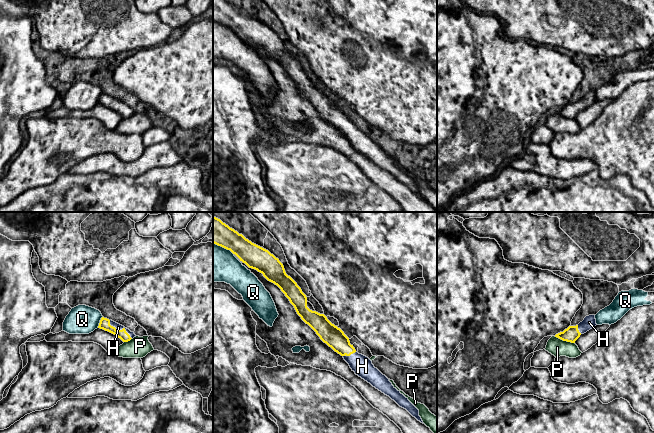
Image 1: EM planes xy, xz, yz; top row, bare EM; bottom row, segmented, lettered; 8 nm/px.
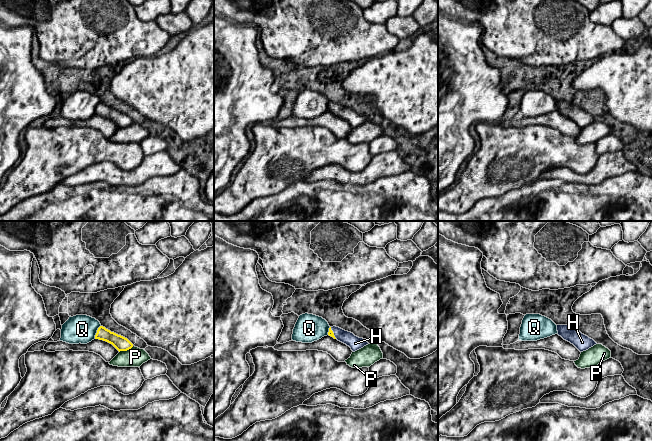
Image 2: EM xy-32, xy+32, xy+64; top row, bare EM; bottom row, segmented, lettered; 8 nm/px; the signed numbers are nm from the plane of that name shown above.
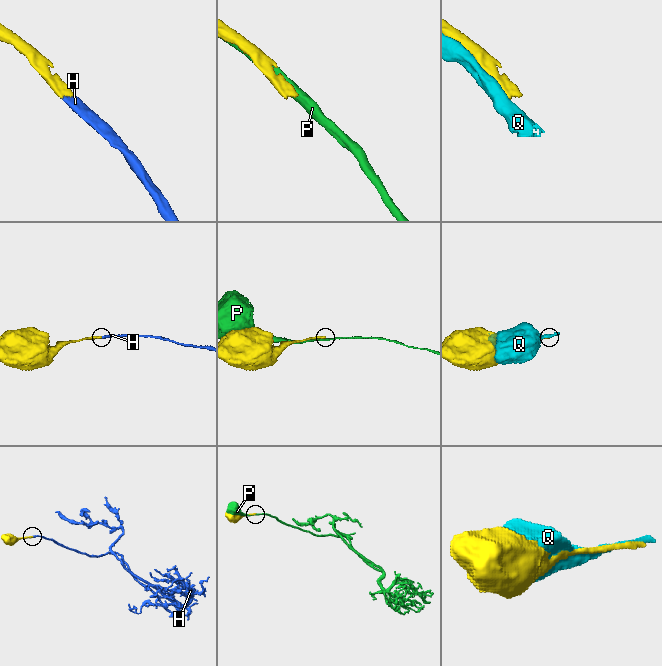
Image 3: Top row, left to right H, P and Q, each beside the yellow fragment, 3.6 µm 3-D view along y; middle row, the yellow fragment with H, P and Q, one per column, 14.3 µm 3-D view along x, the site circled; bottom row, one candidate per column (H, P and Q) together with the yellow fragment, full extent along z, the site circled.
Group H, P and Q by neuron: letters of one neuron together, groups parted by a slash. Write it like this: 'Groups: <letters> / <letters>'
Groups: H / P / Q

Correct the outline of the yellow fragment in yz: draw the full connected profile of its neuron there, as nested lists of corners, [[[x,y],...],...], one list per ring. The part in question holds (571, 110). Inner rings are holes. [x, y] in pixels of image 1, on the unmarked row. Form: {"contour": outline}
{"contour": [[[589,91],[586,92],[584,96],[580,98],[578,101],[569,102],[563,108],[556,110],[555,113],[563,117],[575,119],[575,117],[580,113],[581,110],[586,109],[596,101],[597,100],[596,100],[595,91]]]}

